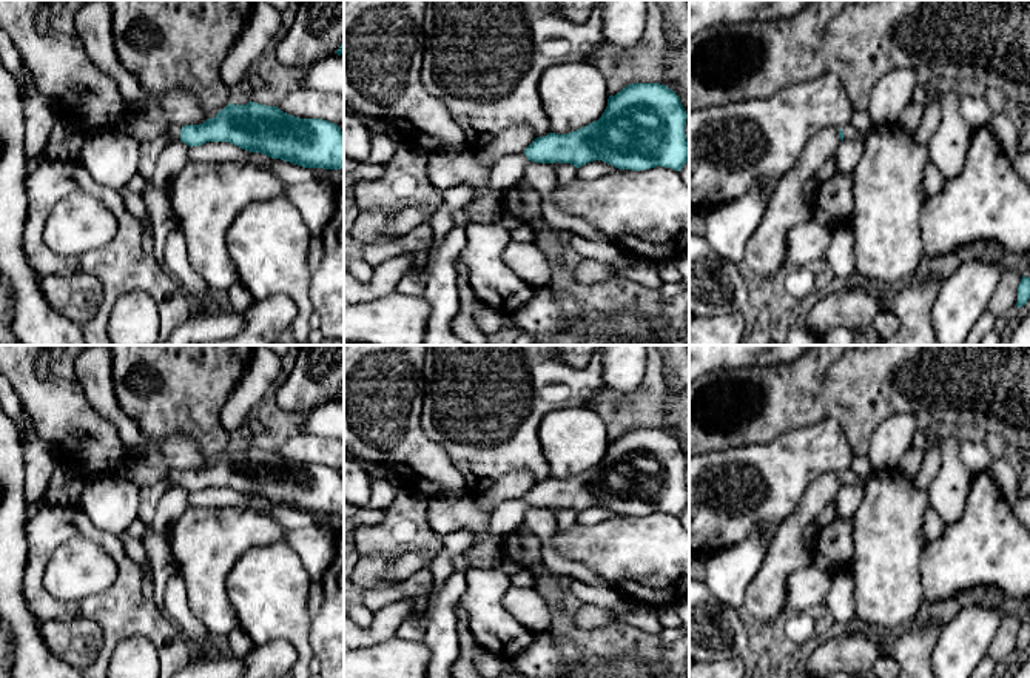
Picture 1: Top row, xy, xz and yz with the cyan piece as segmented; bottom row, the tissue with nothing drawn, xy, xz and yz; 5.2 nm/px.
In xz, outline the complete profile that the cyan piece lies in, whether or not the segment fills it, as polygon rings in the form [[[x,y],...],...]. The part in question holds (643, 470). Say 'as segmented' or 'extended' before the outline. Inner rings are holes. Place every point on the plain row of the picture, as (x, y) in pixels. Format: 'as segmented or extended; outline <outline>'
extended; outline [[[632,428],[609,441],[601,462],[569,479],[537,482],[523,498],[500,502],[487,532],[501,542],[524,522],[526,508],[571,508],[580,513],[601,505],[618,515],[665,512],[680,516],[689,505],[686,456],[680,442],[660,428]]]

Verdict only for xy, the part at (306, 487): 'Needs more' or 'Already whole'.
Needs more

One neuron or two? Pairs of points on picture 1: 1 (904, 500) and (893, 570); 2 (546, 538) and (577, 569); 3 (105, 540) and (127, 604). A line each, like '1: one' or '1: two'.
1: one
2: one
3: one

